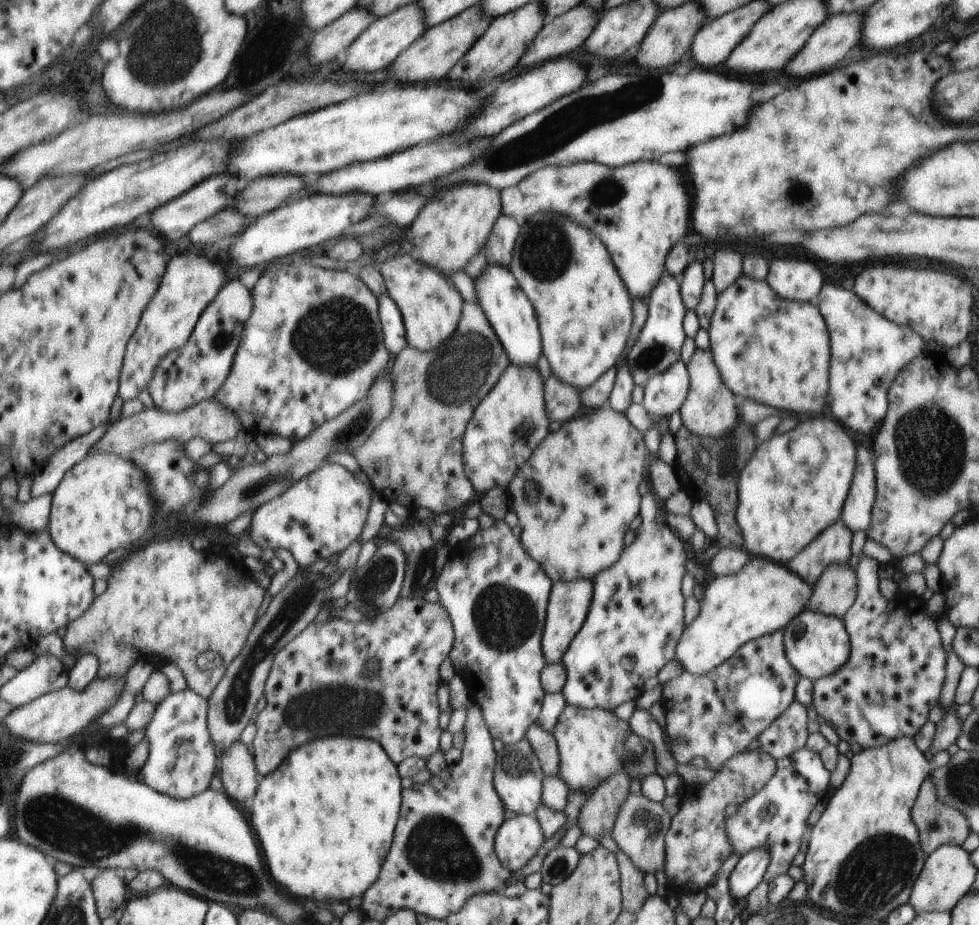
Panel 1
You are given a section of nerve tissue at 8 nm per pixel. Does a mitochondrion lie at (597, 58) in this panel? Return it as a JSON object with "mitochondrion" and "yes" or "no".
{"mitochondrion":"no"}

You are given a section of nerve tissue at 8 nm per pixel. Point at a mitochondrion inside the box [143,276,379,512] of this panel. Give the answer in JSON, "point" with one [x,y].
{"point":[220,340]}

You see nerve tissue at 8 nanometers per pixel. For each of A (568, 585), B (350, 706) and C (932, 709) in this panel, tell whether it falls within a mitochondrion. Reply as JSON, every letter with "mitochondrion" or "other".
{"A":"other","B":"mitochondrion","C":"other"}

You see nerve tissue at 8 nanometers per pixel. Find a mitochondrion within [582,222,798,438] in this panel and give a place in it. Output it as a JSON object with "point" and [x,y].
{"point":[656,352]}

